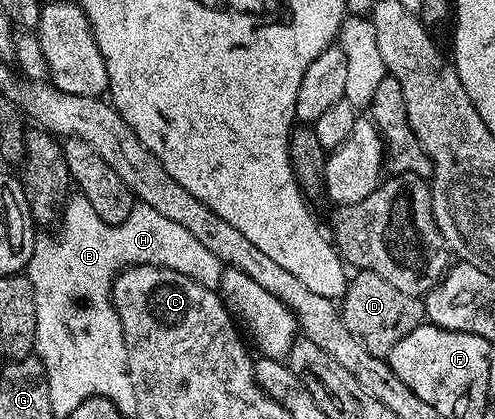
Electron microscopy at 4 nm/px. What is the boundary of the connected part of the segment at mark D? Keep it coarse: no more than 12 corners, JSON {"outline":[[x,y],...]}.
{"outline":[[366,269],[339,308],[368,353],[385,357],[426,320],[421,297]]}

